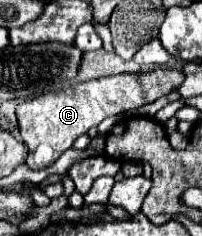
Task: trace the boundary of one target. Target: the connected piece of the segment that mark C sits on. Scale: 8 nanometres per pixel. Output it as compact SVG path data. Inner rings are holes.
M154 69L148 73L122 73L112 77L102 77L86 83L76 83L66 89L44 93L36 99L24 101L16 107L18 127L22 141L28 145L28 167L30 169L44 169L52 165L66 149L72 147L72 143L88 133L90 127L102 123L106 117L116 115L120 111L132 111L146 103L156 101L158 97L168 95L170 91L178 89L184 81L182 71L174 69Z

